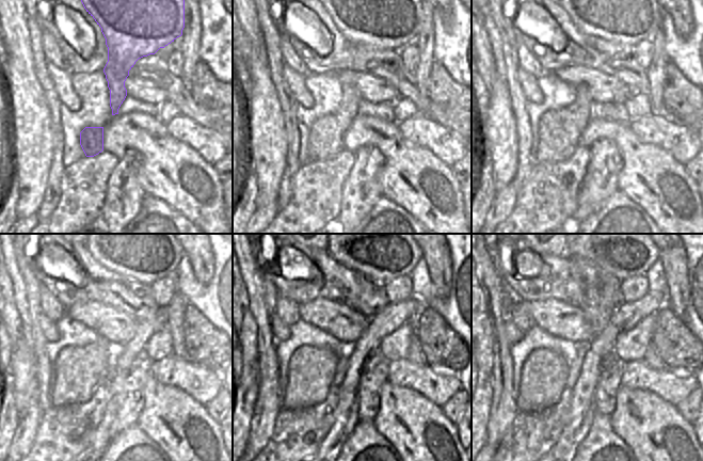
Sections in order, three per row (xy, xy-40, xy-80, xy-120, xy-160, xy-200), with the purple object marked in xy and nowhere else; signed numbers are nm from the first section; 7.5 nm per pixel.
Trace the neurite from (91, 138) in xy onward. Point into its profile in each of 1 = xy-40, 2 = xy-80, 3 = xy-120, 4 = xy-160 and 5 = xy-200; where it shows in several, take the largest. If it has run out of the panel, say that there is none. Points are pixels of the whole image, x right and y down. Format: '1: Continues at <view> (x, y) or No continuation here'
1: Continues at xy-40 (325, 141)
2: Continues at xy-80 (559, 130)
3: Continues at xy-120 (77, 371)
4: Continues at xy-160 (312, 370)
5: Continues at xy-200 (544, 375)

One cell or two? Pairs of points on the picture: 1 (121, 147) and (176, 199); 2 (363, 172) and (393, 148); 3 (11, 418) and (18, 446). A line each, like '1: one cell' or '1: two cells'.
1: one cell
2: two cells
3: two cells

